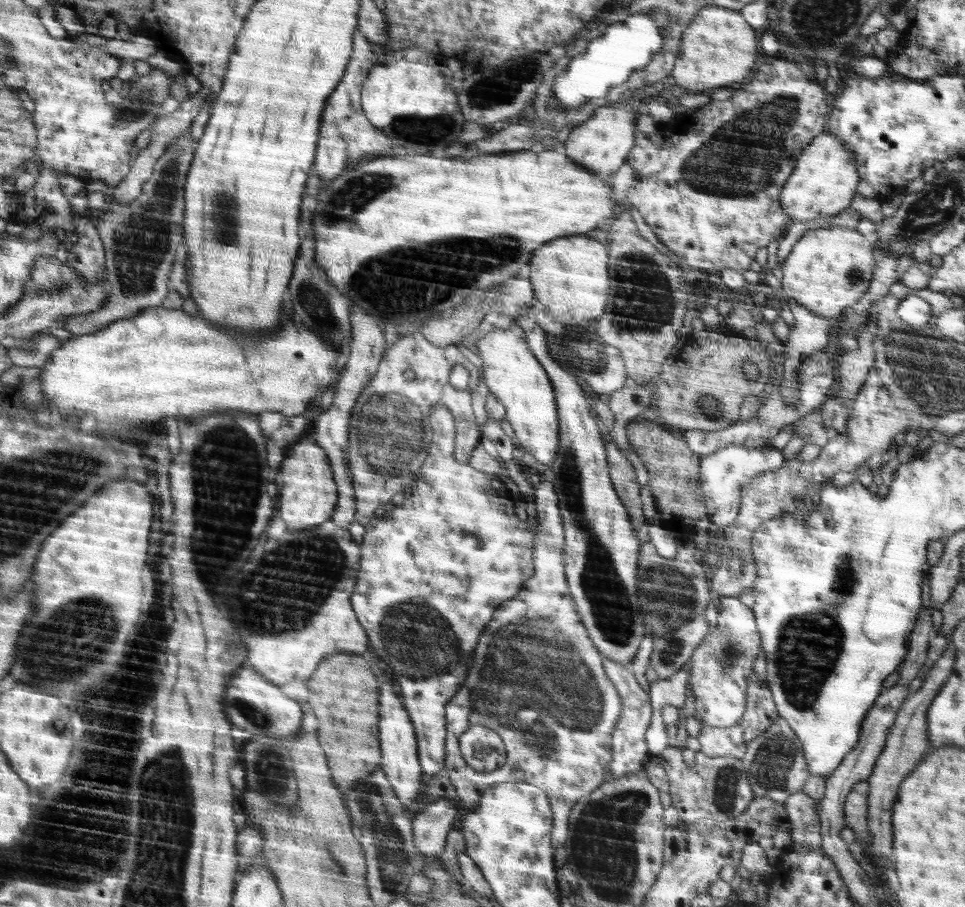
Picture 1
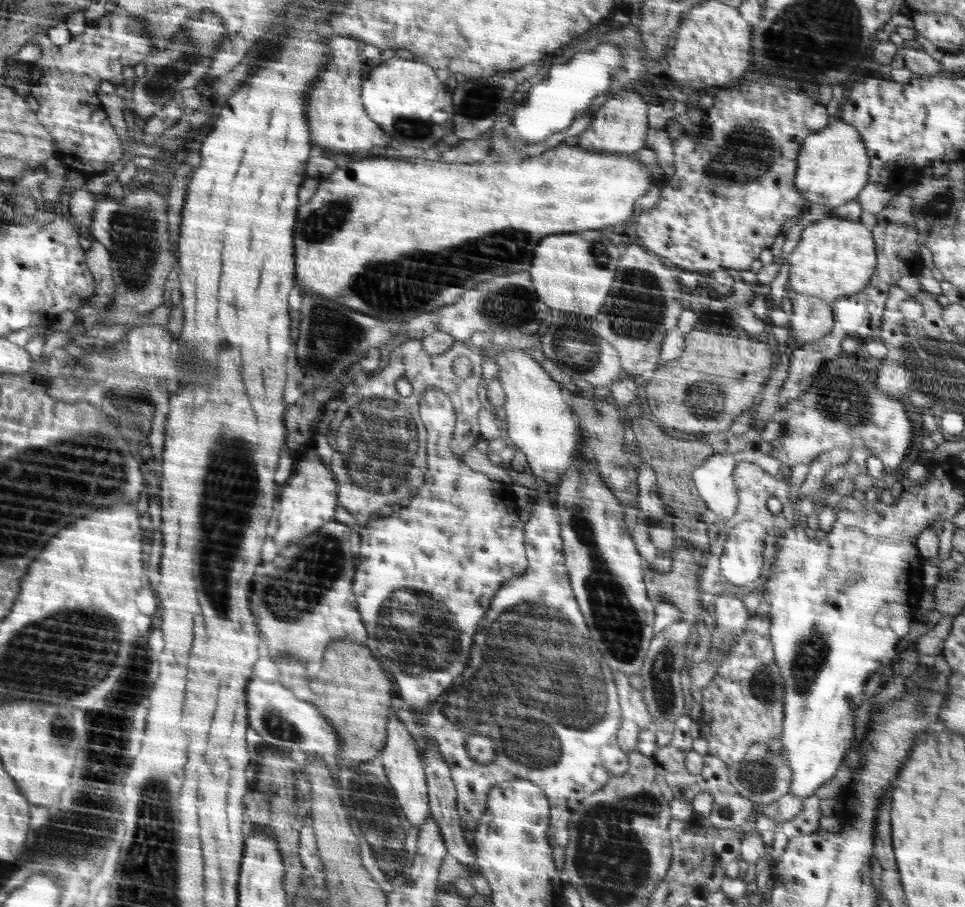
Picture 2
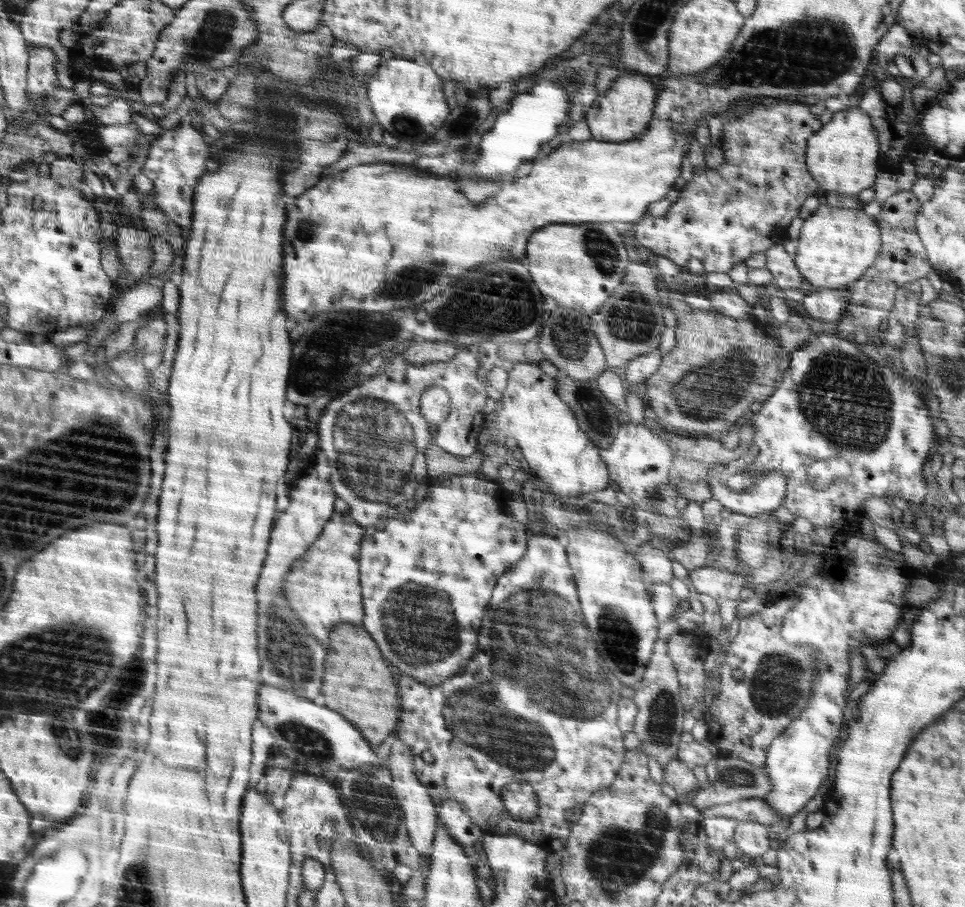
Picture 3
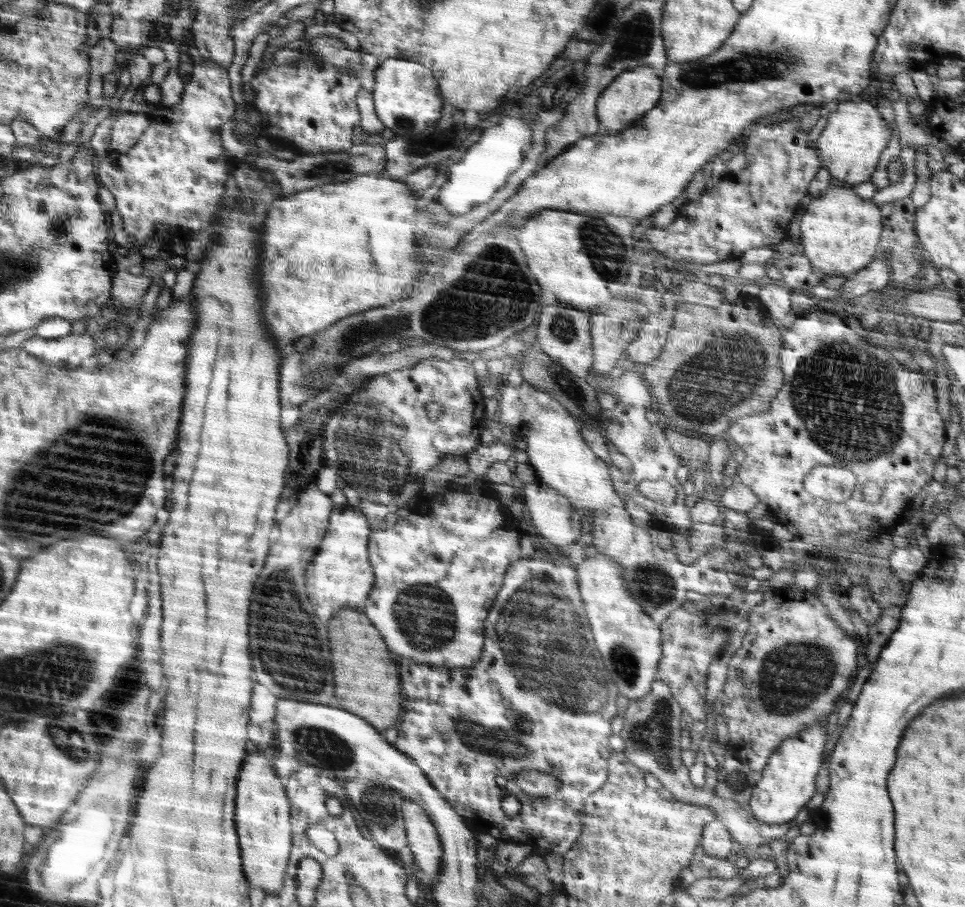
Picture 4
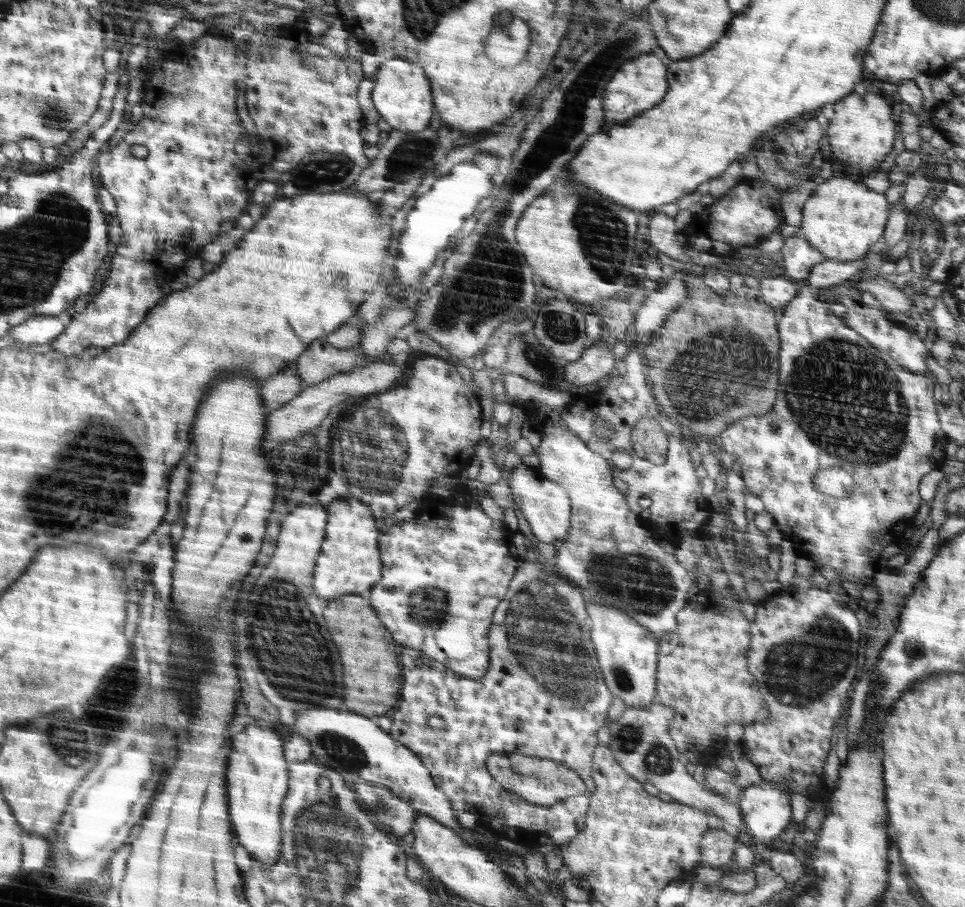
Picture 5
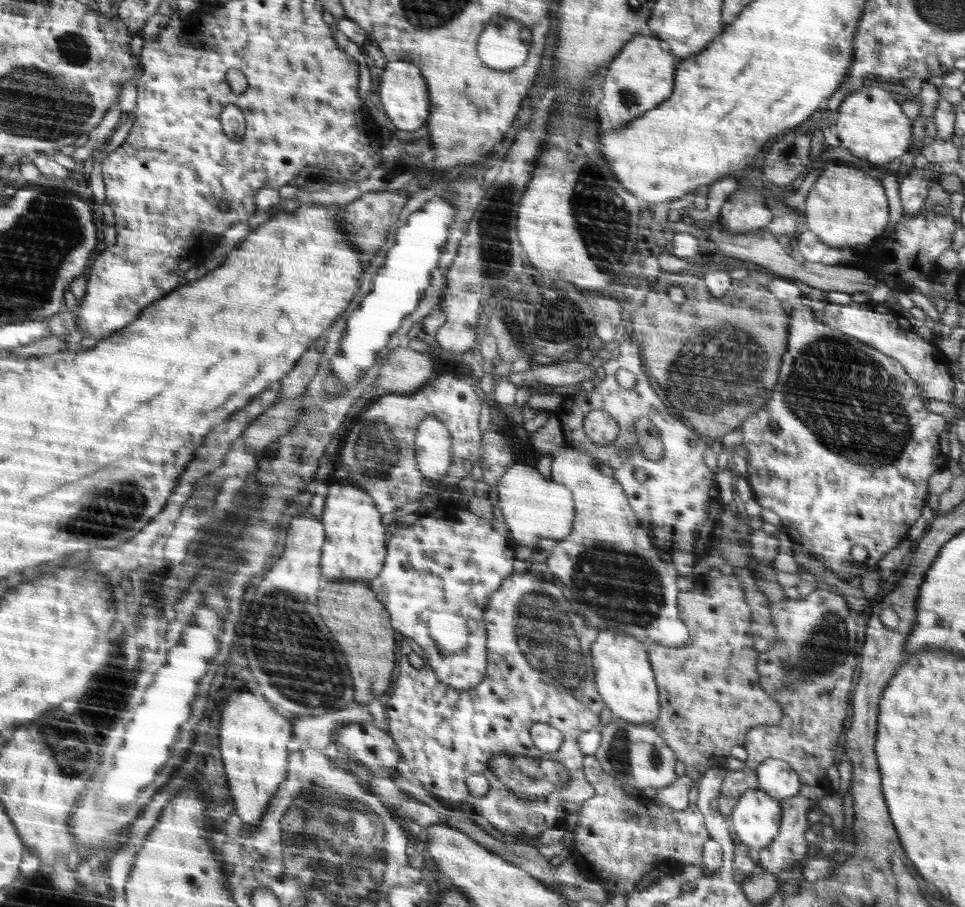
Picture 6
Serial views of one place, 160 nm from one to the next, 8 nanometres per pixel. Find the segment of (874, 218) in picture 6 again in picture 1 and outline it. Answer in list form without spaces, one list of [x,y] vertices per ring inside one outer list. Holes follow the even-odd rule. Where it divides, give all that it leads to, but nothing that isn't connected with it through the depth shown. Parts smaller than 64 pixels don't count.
[[[835,227],[834,228],[819,228],[818,230],[812,230],[806,232],[794,247],[792,248],[789,256],[786,258],[785,262],[782,264],[782,273],[784,273],[784,278],[782,278],[781,289],[786,292],[787,296],[791,298],[796,304],[807,308],[810,312],[821,316],[822,318],[830,318],[835,320],[842,316],[845,308],[856,304],[860,297],[869,289],[870,283],[873,278],[873,272],[875,270],[875,257],[874,257],[874,242],[873,238],[866,238],[864,235],[858,233],[855,229]]]

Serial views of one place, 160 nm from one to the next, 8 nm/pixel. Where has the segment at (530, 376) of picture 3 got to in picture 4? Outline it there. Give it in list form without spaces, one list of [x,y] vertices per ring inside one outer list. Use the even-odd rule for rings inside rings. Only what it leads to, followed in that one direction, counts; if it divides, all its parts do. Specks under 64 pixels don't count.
[[[525,380],[517,387],[501,383],[499,413],[491,421],[487,429],[496,438],[502,436],[502,425],[509,425],[511,431],[527,444],[526,454],[529,463],[534,467],[537,477],[560,494],[563,494],[576,508],[582,518],[592,518],[592,546],[586,547],[586,556],[594,553],[605,554],[615,560],[623,572],[623,578],[629,586],[633,597],[642,605],[646,614],[651,616],[656,625],[661,626],[674,613],[676,608],[686,600],[686,592],[698,586],[708,588],[707,595],[729,596],[736,585],[731,580],[725,564],[734,564],[736,568],[750,570],[749,576],[765,582],[774,574],[773,570],[763,564],[763,559],[756,554],[752,546],[715,547],[708,554],[701,556],[696,562],[686,564],[678,562],[674,550],[662,550],[652,540],[650,534],[641,527],[632,524],[630,514],[624,510],[624,502],[614,494],[612,480],[606,461],[602,462],[589,444],[576,418],[550,393],[542,392]]]

